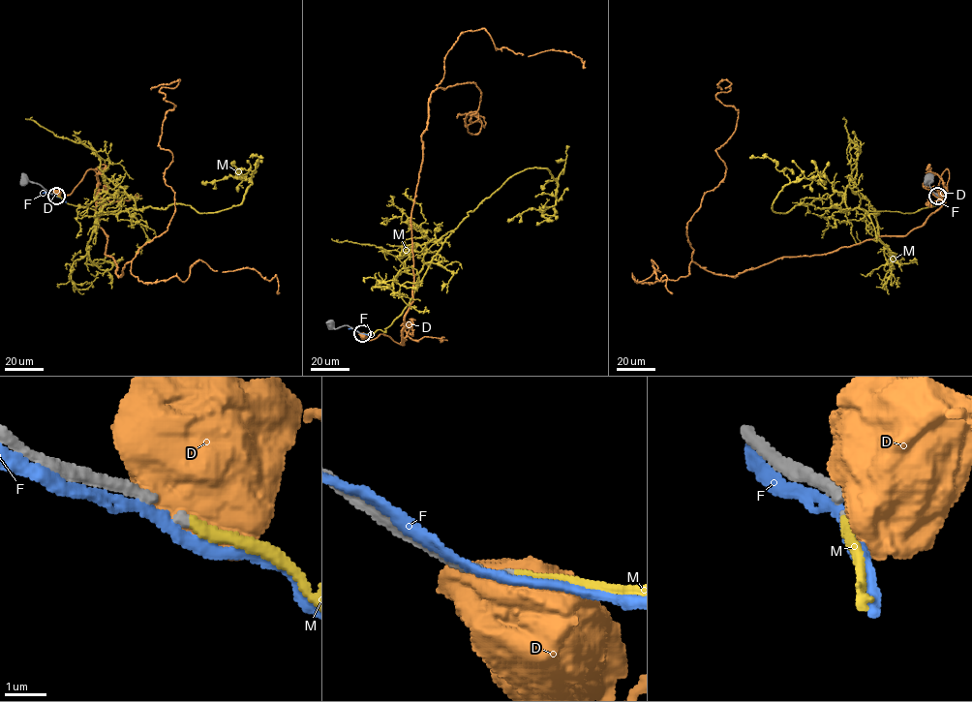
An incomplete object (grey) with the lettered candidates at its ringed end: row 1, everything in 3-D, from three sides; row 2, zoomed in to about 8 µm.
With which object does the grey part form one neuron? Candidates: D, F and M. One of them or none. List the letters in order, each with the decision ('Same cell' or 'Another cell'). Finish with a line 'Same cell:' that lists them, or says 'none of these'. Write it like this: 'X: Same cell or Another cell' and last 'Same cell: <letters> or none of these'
D: Another cell
F: Another cell
M: Same cell
Same cell: M

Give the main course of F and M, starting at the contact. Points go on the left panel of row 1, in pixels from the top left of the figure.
F: (56, 196), (43, 194)
M: (56, 196), (98, 213), (178, 203), (215, 213), (240, 204), (252, 183), (231, 175), (201, 181)

